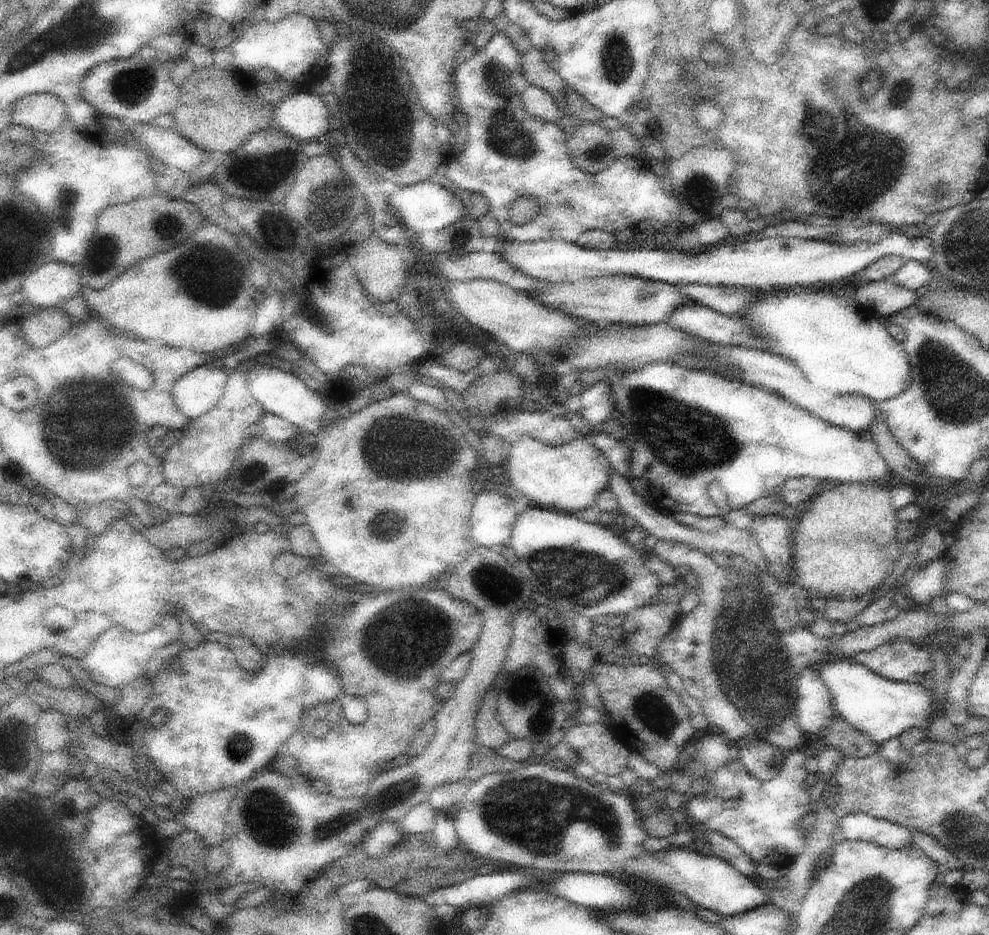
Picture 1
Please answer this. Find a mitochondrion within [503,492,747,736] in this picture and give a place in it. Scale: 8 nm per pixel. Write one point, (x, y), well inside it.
(575, 578)

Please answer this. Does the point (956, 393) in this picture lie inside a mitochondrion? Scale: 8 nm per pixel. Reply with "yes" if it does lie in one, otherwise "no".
yes

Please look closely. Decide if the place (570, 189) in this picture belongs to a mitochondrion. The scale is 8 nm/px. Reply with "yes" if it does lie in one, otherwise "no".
no

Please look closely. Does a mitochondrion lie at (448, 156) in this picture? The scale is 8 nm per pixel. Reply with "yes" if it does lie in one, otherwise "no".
no

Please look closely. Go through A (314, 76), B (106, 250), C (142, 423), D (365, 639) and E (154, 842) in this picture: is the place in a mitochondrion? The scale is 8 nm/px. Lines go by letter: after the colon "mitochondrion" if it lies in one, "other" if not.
A: other
B: mitochondrion
C: other
D: mitochondrion
E: other

